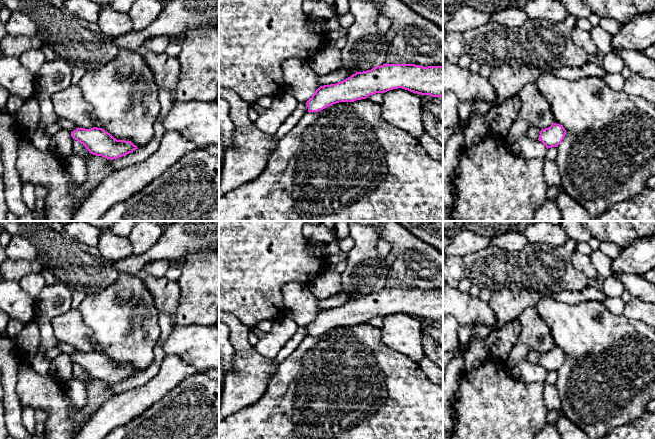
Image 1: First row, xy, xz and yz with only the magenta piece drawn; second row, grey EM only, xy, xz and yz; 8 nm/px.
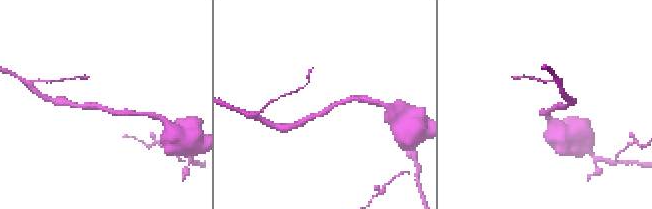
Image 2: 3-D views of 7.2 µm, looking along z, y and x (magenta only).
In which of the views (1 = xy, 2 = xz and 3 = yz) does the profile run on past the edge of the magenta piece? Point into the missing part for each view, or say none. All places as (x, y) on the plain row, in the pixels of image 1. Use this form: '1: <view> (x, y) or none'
1: none
2: none
3: none

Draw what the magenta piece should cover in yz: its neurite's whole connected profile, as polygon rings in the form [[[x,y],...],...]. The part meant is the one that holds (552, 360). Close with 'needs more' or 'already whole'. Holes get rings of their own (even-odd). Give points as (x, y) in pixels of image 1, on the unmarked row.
[[[553,347],[550,351],[542,353],[538,364],[541,365],[546,372],[558,371],[566,359],[565,352],[557,347]]]; already whole

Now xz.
[[[383,288],[356,296],[336,308],[320,310],[306,326],[308,336],[319,336],[339,326],[354,326],[376,317],[402,312],[443,322],[443,289]]]; already whole

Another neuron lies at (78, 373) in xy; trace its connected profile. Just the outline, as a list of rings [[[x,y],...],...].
[[[72,363],[71,378],[84,382],[88,378],[88,376],[89,375],[85,372],[83,368],[81,368],[75,363]]]

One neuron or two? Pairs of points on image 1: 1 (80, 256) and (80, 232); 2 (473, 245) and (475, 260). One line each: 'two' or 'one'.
1: two
2: two

